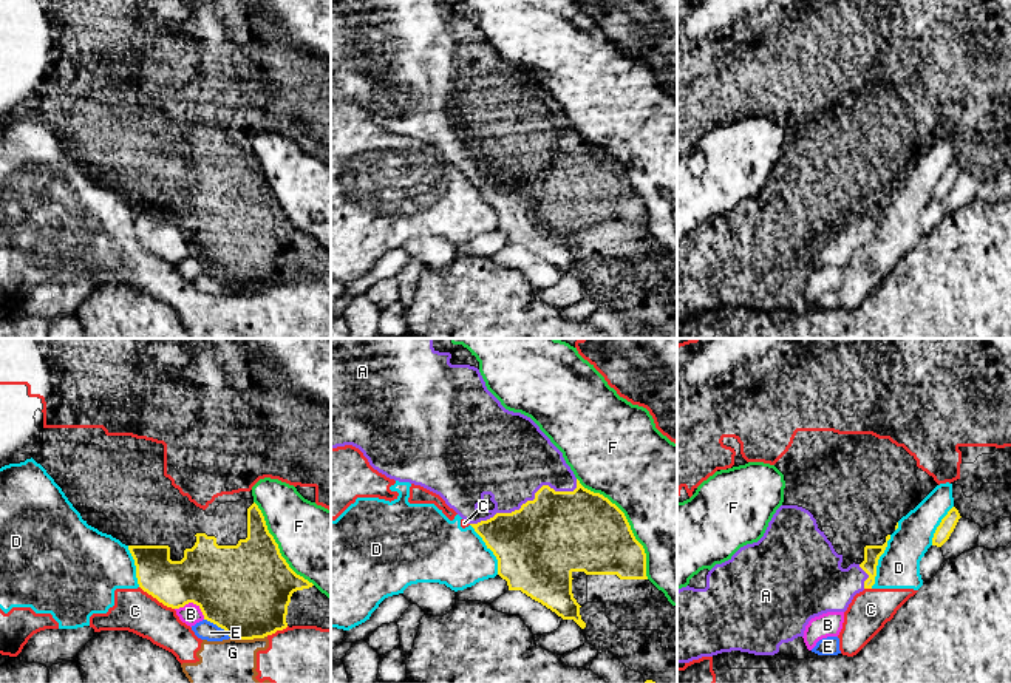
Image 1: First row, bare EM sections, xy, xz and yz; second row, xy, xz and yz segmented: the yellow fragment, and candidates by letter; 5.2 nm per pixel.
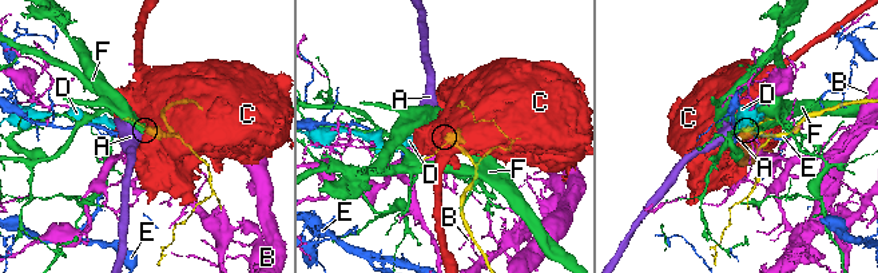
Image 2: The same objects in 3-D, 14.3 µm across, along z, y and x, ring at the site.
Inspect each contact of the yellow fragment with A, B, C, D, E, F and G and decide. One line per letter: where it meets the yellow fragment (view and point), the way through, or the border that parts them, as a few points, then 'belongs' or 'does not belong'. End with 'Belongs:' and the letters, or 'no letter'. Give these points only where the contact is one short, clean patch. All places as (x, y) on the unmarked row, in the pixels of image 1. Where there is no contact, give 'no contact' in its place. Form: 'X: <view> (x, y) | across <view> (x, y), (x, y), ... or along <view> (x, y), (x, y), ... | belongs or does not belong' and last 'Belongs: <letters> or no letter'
A: xz (527, 155) | belongs
B: xy (192, 255) | does not belong
C: xy (156, 252) | does not belong
D: yz (877, 215) | does not belong
E: xy (218, 280) | does not belong
F: xz (628, 176) | does not belong
G: xy (249, 292) | along xy (266, 289), (232, 292) | does not belong
Belongs: A

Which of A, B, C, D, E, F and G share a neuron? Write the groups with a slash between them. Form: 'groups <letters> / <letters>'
groups A / B / C / D G / E / F

